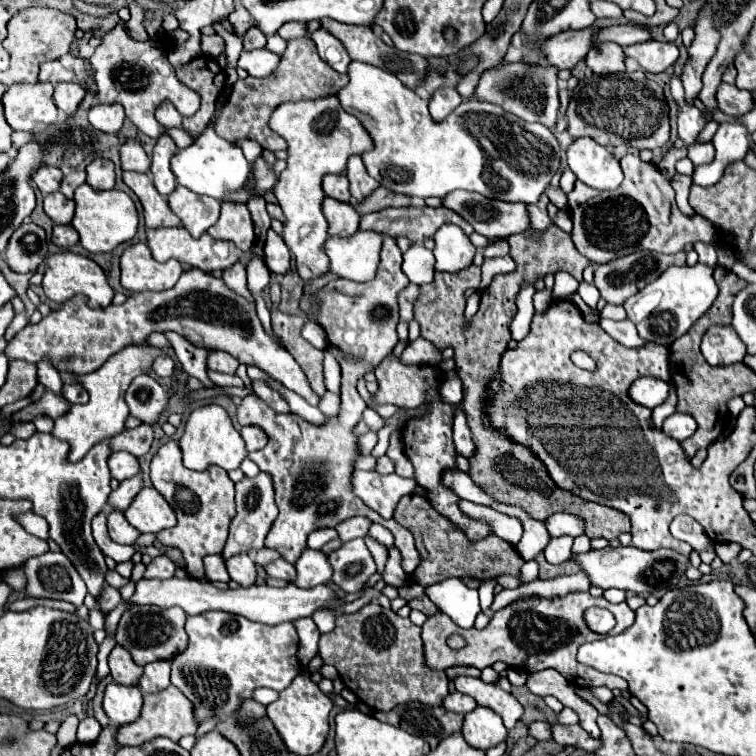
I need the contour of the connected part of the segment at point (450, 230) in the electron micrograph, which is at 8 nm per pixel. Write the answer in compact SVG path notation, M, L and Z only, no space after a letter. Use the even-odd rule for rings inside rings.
M447 224L437 230L435 238L435 270L459 272L473 262L475 246L459 226Z

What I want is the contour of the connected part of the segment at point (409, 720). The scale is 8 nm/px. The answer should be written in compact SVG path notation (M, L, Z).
M423 702L399 704L391 712L373 712L373 716L409 734L421 736L431 748L435 748L435 744L439 744L451 732L459 732L463 724L463 714L447 712L443 706L429 708Z

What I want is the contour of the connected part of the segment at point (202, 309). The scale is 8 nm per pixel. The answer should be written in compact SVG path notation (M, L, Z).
M197 268L183 272L179 282L167 292L137 292L127 296L119 306L91 308L83 296L75 296L75 300L67 300L67 304L61 304L59 310L43 317L38 324L27 324L7 344L5 354L9 360L27 360L35 364L47 357L58 371L89 374L125 346L149 346L147 338L151 332L169 330L185 336L193 346L223 350L245 366L257 366L285 388L303 396L309 404L319 404L319 396L313 394L299 364L265 332L257 318L255 304L231 292L221 278Z

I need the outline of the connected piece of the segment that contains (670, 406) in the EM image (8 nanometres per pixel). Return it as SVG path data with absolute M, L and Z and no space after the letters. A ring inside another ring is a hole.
M669 380L669 396L667 396L667 400L653 410L653 424L655 424L657 428L661 428L663 420L675 412L675 404L677 404L677 392L675 392L673 382Z

